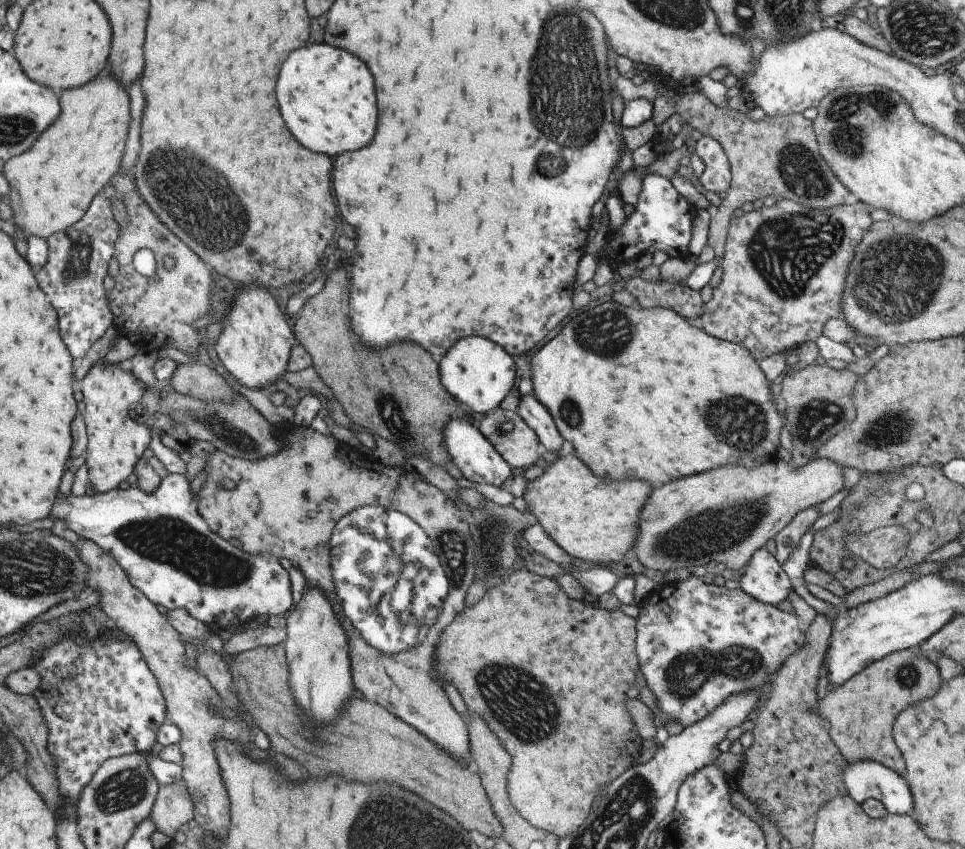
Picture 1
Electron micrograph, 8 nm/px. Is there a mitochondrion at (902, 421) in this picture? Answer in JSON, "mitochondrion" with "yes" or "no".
{"mitochondrion":"yes"}

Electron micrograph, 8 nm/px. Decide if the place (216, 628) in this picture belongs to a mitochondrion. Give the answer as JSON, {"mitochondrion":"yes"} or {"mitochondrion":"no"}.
{"mitochondrion":"no"}

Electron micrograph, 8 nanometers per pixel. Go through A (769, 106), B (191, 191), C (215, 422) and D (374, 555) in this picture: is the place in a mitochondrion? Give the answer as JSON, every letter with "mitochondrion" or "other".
{"A":"other","B":"mitochondrion","C":"mitochondrion","D":"mitochondrion"}

